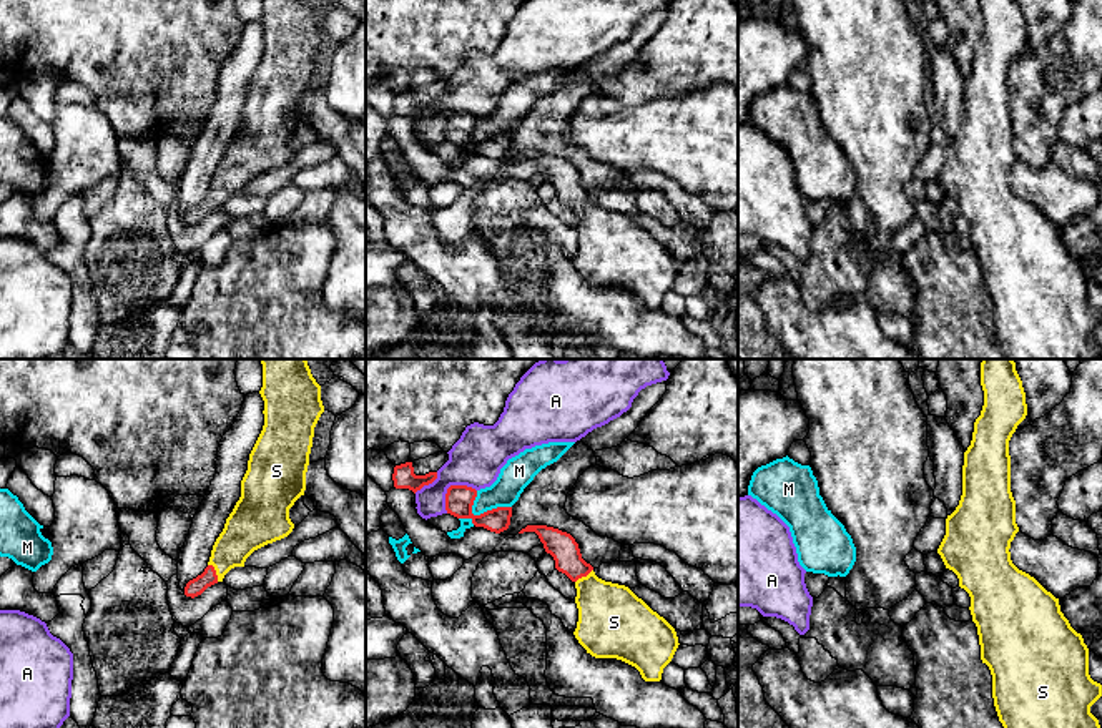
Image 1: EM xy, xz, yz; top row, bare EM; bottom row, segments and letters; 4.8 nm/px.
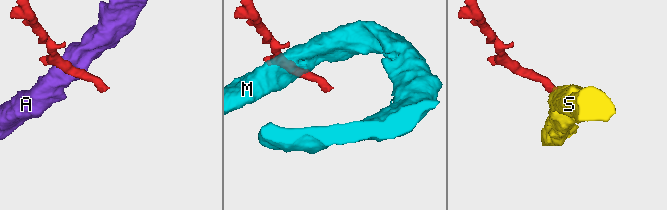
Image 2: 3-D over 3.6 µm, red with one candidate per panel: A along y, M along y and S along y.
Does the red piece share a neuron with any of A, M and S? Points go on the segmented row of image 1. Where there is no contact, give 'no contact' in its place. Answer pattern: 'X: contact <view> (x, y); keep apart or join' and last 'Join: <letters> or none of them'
A: contact xz (449, 487); keep apart
M: contact xz (492, 509); keep apart
S: contact xy (215, 572); keep apart
Join: none of them

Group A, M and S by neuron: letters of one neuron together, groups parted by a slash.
A / M / S

